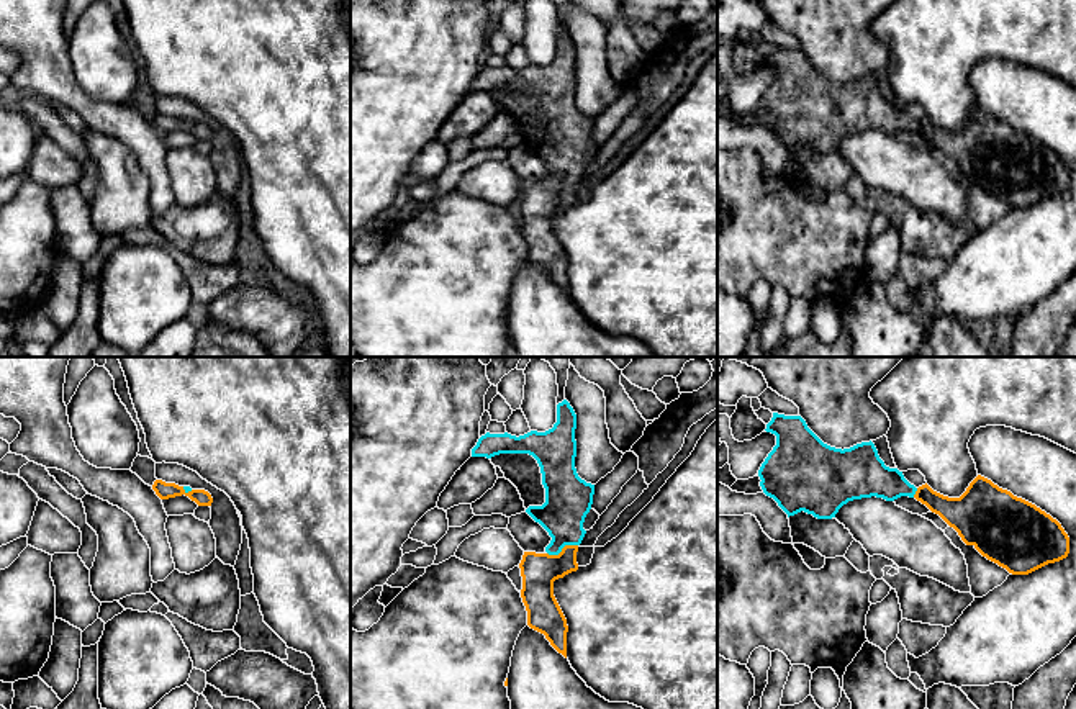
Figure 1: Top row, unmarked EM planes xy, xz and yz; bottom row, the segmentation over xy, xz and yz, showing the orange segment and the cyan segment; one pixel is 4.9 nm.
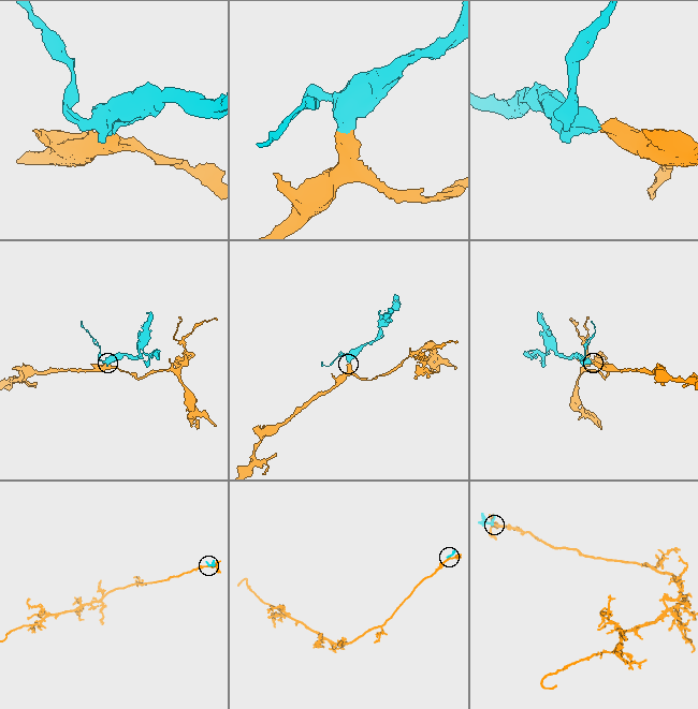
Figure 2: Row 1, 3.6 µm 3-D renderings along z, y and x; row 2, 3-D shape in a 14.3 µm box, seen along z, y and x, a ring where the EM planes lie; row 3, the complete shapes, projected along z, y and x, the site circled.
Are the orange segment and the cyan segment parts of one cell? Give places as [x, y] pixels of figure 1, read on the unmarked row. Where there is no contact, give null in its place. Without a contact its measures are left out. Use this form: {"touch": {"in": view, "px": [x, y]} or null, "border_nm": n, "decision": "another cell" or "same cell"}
{"touch": {"in": "xz", "px": [562, 182]}, "border_nm": 160, "decision": "same cell"}

